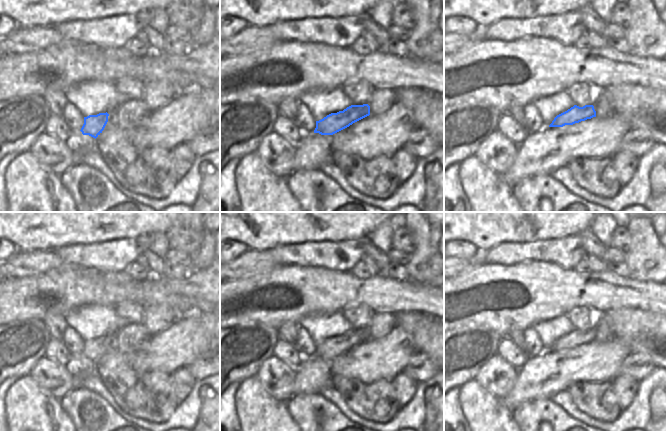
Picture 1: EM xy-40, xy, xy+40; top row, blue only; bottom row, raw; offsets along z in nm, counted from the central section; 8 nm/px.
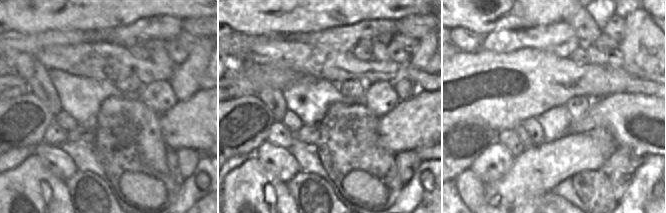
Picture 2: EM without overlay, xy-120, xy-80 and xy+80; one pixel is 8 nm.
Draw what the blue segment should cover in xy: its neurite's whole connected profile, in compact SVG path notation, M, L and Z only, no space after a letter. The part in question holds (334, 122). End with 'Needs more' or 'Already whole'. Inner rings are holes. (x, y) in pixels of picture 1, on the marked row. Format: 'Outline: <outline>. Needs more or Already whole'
Outline: M368 104L351 105L343 111L331 113L316 121L314 133L333 135L369 115L370 106Z. Already whole.

